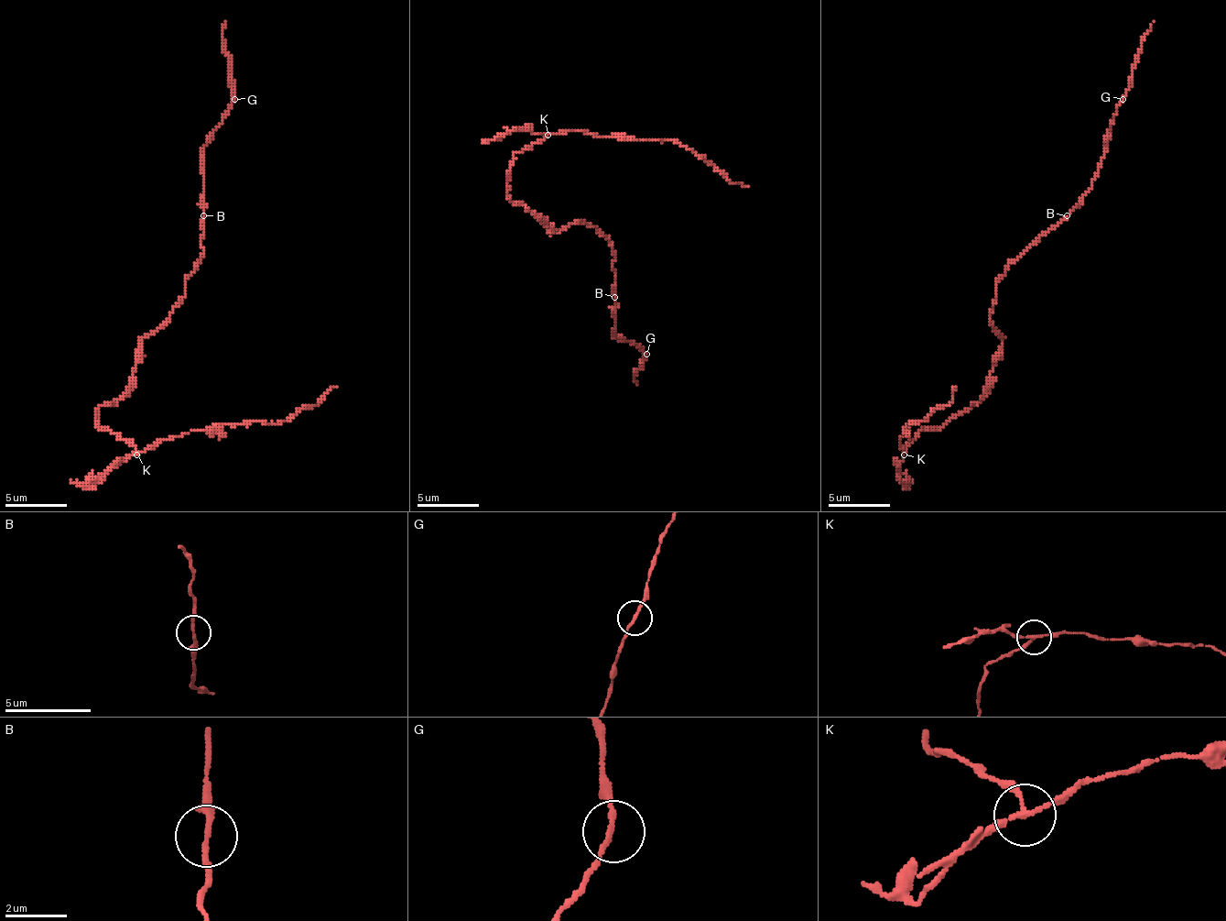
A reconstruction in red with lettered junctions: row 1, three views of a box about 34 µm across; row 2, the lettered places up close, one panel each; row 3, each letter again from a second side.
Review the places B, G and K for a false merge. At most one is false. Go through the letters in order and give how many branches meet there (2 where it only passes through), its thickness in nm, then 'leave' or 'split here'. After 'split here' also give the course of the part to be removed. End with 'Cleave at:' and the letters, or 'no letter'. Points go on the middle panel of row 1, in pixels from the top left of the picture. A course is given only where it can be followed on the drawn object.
B: 2 | 140 nm | leave
G: 2 | 150 nm | leave
K: 3 | 140 nm | split here | (547, 134), (575, 130), (602, 137), (678, 140), (723, 174), (748, 186)
Cleave at: K

